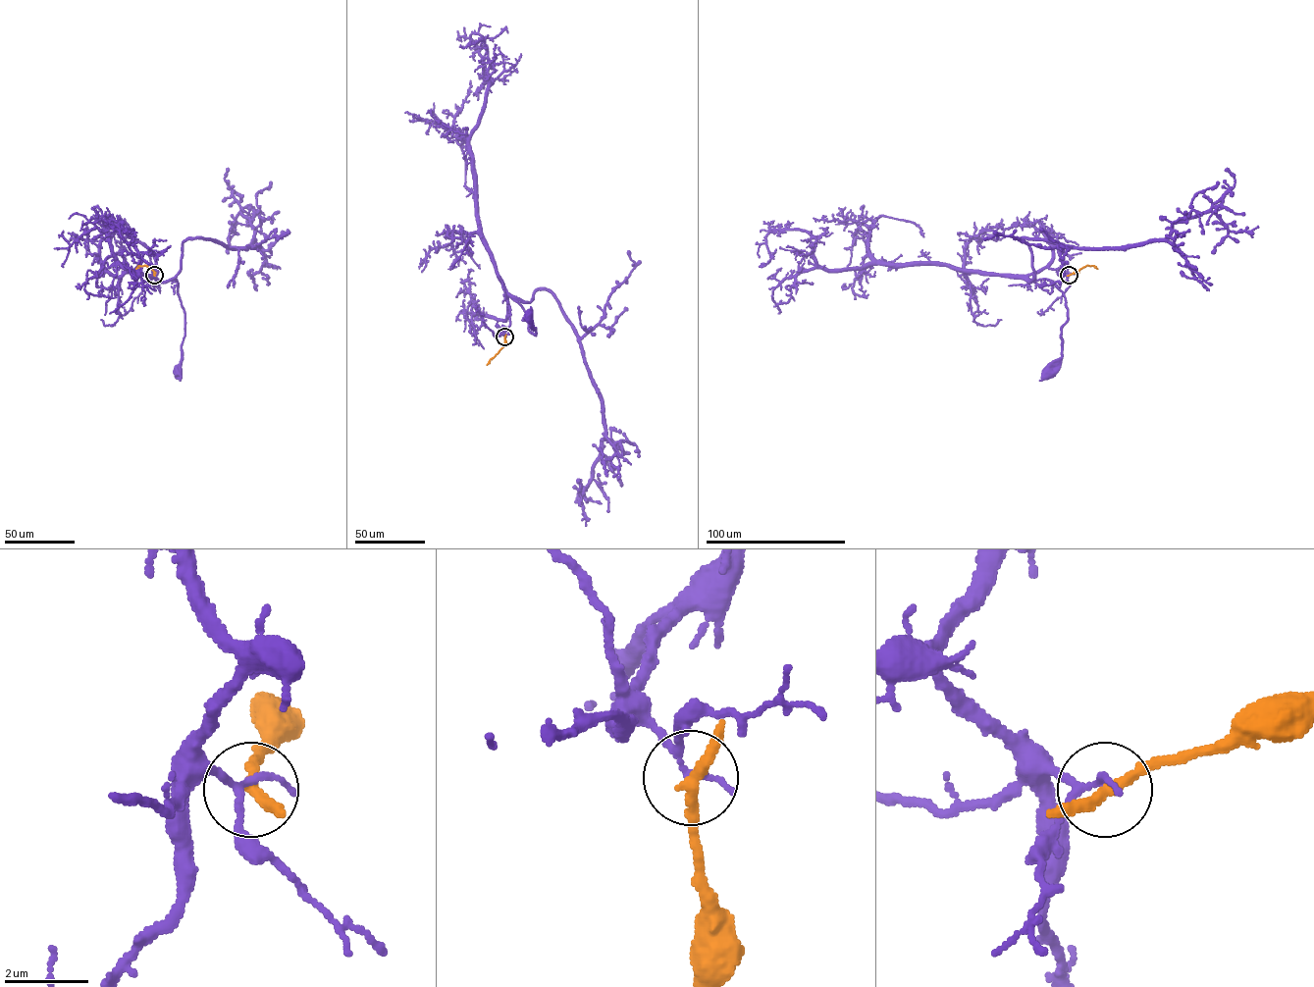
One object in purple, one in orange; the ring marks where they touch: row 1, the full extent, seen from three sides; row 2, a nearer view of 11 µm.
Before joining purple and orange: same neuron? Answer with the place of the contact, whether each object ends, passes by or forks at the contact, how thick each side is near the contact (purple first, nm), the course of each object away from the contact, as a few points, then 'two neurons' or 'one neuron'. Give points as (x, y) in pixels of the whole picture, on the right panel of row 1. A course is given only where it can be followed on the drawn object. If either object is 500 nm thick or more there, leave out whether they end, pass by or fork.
at (1069, 275); purple passes by; orange passes by; 150 nm thick on the purple side, 260 nm on the other; purple runs (1069, 275), (1045, 268), (1027, 277), (1032, 282), (1050, 280), (1065, 300), (1062, 358), (1049, 371); orange runs (1069, 275), (1087, 265), (1097, 269); two neurons

